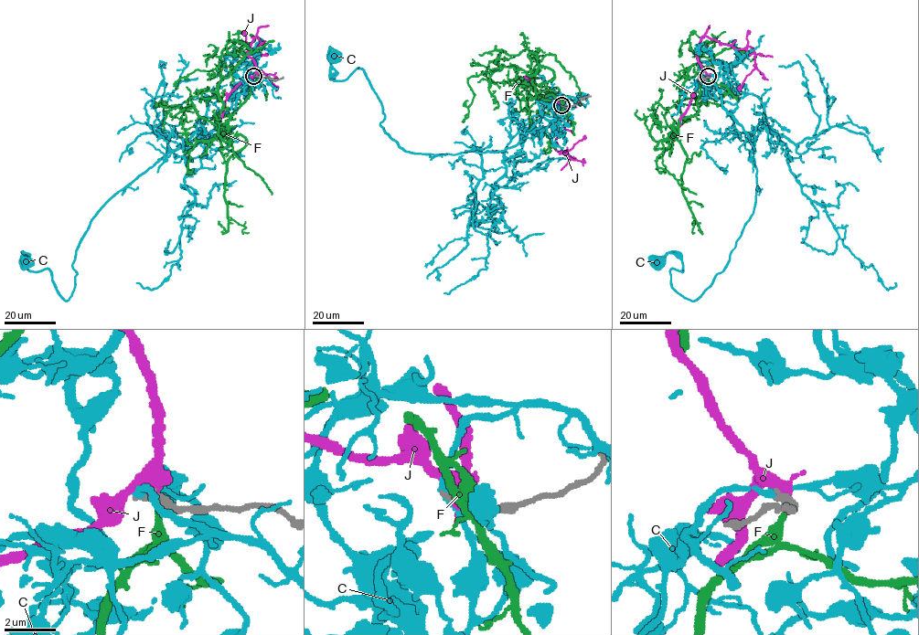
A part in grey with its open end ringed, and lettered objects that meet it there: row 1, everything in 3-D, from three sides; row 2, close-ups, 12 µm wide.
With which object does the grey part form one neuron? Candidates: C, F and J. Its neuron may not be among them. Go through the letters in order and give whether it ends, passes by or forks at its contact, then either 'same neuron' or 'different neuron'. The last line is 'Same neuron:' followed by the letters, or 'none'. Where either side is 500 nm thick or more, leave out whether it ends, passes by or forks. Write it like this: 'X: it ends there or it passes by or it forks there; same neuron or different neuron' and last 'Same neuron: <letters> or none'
C: it passes by; different neuron
F: it ends there; different neuron
J: it passes by; different neuron
Same neuron: none

